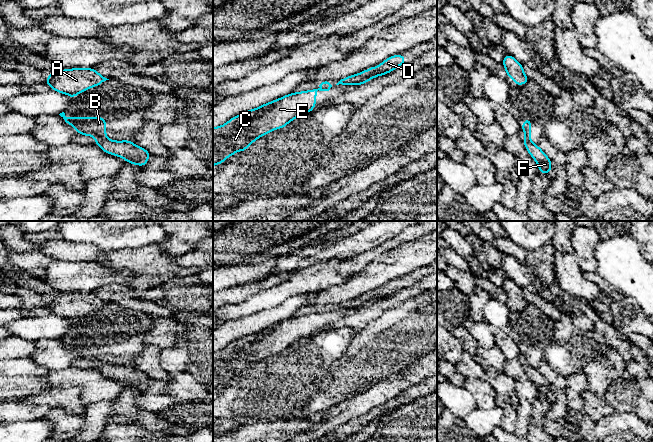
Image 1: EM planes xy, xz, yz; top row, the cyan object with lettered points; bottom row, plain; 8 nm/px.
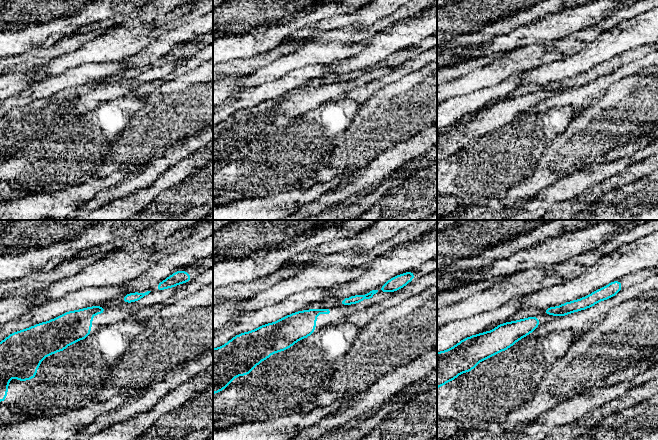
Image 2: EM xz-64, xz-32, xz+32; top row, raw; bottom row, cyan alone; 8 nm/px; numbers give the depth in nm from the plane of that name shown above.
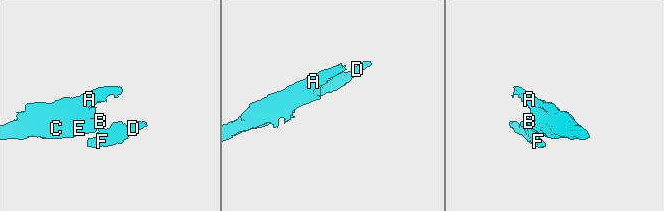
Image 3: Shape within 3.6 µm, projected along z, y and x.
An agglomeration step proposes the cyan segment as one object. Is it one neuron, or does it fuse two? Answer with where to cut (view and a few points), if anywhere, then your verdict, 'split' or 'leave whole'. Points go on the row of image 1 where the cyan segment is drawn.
cut xz (320, 87), (329, 88); split

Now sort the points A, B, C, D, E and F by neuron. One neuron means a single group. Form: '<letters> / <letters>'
A B C E / D F

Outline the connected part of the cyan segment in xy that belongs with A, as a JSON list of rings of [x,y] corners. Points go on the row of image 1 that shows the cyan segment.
[[[94,68],[88,69],[64,69],[51,73],[46,80],[52,90],[69,95],[72,100],[78,93],[98,86],[109,80],[101,76]]]

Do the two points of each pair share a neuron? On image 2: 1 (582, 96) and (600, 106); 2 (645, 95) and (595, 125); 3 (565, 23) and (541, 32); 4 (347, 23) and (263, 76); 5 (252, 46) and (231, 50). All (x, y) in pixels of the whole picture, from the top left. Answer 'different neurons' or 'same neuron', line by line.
1: different neurons
2: same neuron
3: same neuron
4: different neurons
5: same neuron

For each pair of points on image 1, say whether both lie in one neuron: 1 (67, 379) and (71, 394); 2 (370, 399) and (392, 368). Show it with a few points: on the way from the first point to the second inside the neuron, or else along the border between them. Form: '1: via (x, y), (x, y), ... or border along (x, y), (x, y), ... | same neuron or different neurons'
1: border along (50, 387), (79, 387), (80, 399), (85, 404) | different neurons
2: border along (402, 369), (379, 380), (366, 391) | different neurons

